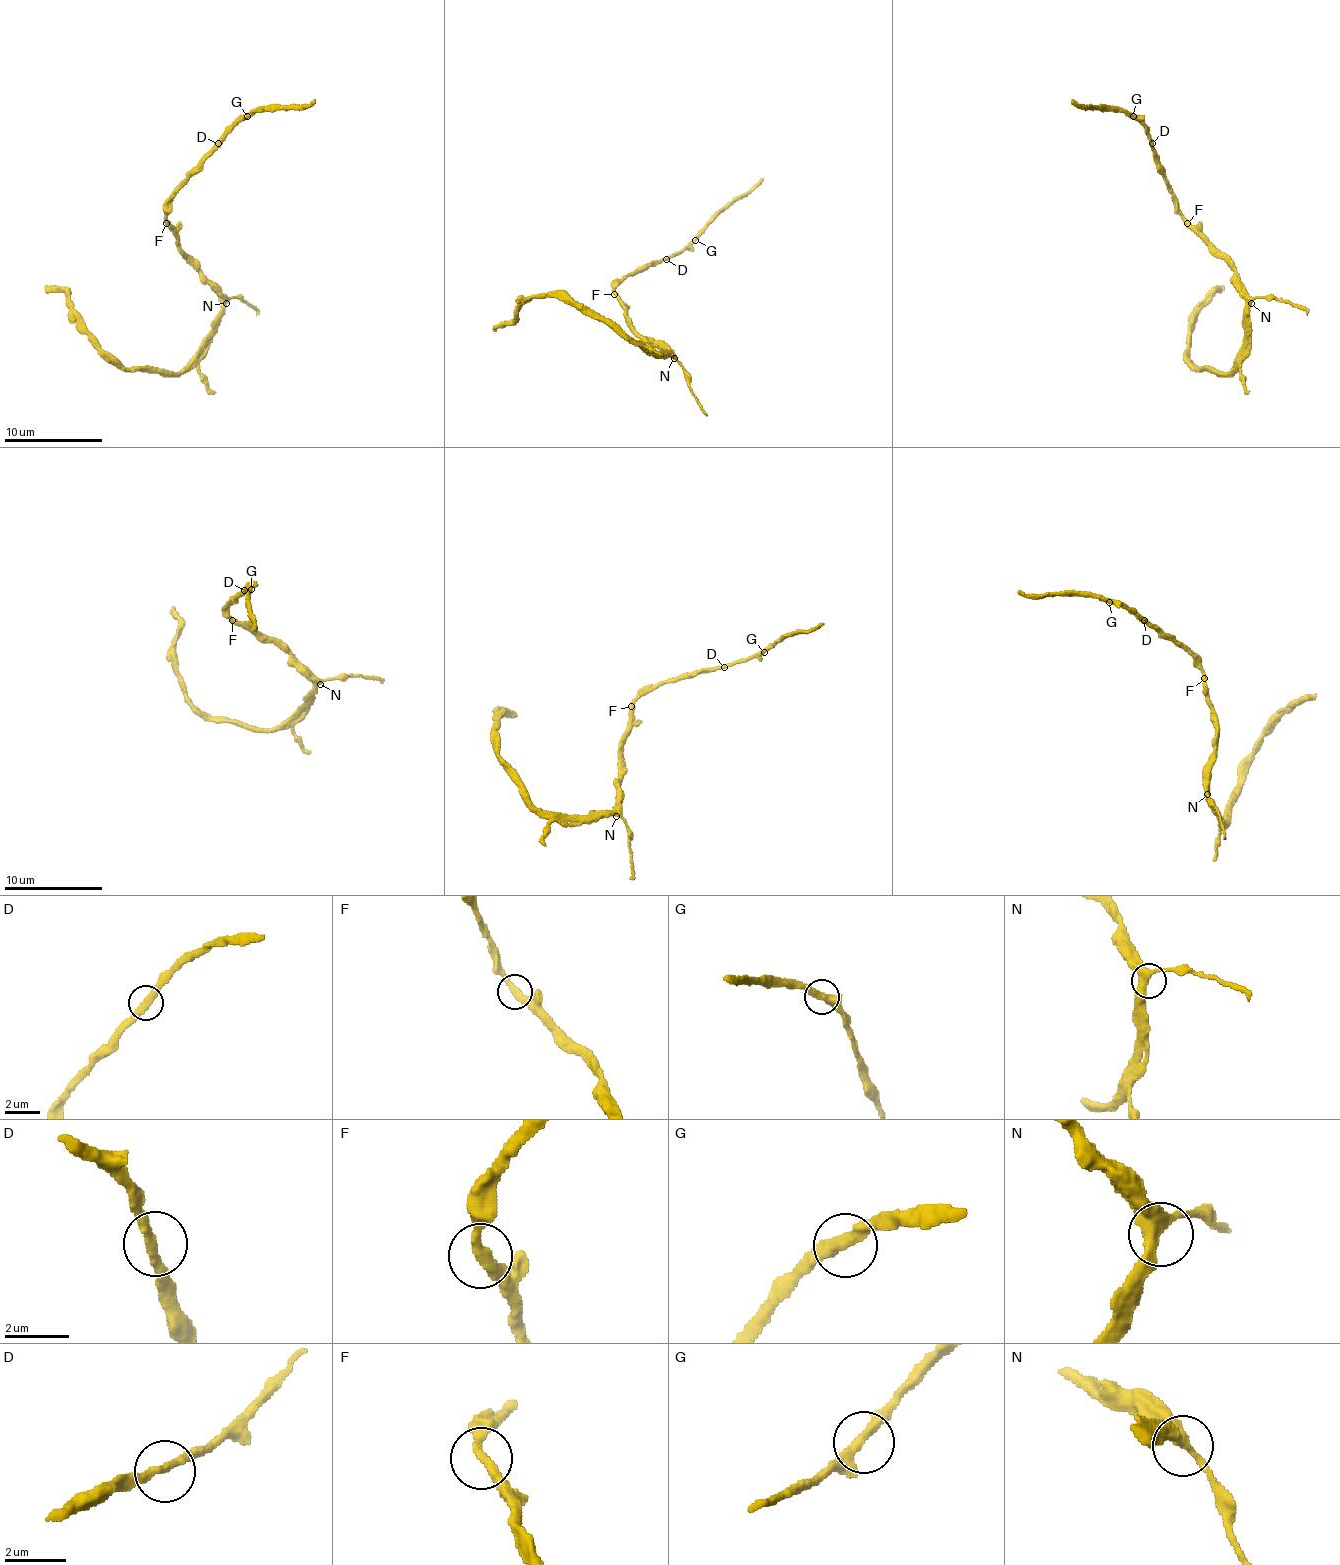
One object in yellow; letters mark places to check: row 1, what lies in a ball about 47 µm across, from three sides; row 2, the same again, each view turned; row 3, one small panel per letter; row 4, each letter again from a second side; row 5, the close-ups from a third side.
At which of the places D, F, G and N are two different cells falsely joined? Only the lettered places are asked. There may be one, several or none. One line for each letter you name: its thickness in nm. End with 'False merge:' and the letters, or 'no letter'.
False merge: no letter

